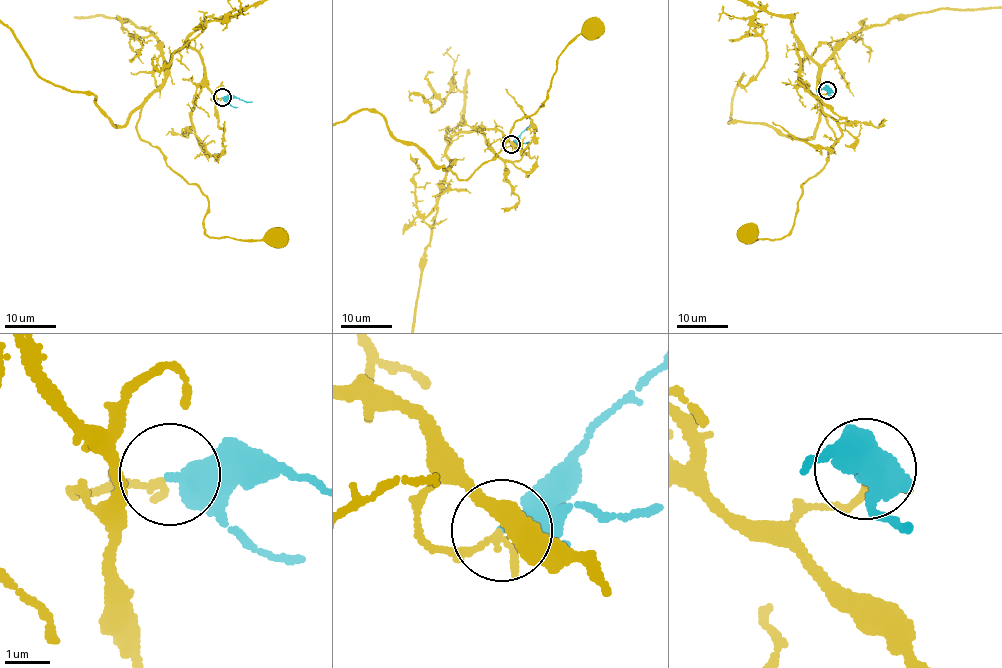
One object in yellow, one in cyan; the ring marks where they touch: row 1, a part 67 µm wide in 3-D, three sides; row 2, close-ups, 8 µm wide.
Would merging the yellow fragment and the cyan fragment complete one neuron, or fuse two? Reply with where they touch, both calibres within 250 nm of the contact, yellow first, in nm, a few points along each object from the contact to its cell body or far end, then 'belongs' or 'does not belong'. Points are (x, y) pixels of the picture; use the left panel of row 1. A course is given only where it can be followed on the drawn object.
place (222, 97); calibres 170 and 550 nm; course yellow (222, 98), (211, 100), (203, 59), (183, 47), (143, 104), (137, 135), (207, 196), (205, 234), (275, 239); course cyan (222, 98), (240, 98), (252, 102); does not belong

